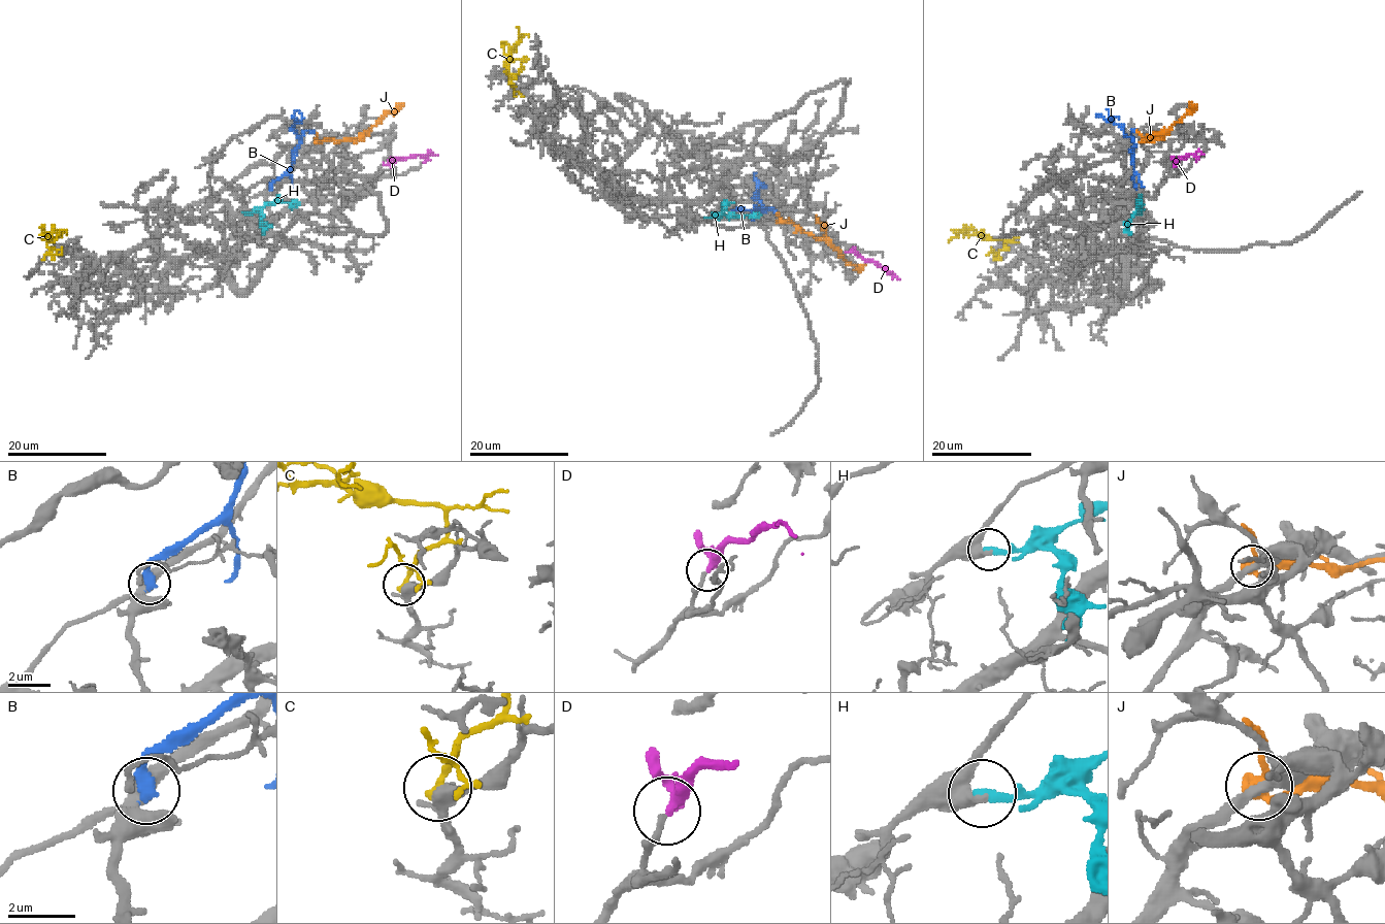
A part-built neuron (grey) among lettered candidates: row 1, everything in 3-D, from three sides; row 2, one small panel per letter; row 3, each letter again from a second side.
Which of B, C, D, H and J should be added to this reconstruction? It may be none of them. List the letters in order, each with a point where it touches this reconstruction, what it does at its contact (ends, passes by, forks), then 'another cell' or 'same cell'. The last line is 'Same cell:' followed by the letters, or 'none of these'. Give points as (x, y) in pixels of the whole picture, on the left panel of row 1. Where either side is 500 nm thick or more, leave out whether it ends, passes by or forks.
B: contact (271, 188); it ends; another cell
C: contact (43, 258); it ends; another cell
D: contact (390, 166); it forks; same cell
H: contact (244, 212); it ends; another cell
J: contact (316, 140); it passes by; another cell
Same cell: D

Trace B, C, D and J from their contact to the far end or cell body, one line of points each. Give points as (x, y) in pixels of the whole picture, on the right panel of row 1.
B: (1135, 188), (1134, 144), (1117, 125), (1107, 120), (1111, 109)
C: (994, 259), (1003, 246), (1002, 240), (984, 238), (961, 230), (949, 241)
D: (1175, 165), (1181, 159), (1190, 155), (1194, 157), (1198, 153), (1205, 155)
J: (1143, 139), (1159, 138), (1190, 109), (1189, 101)

